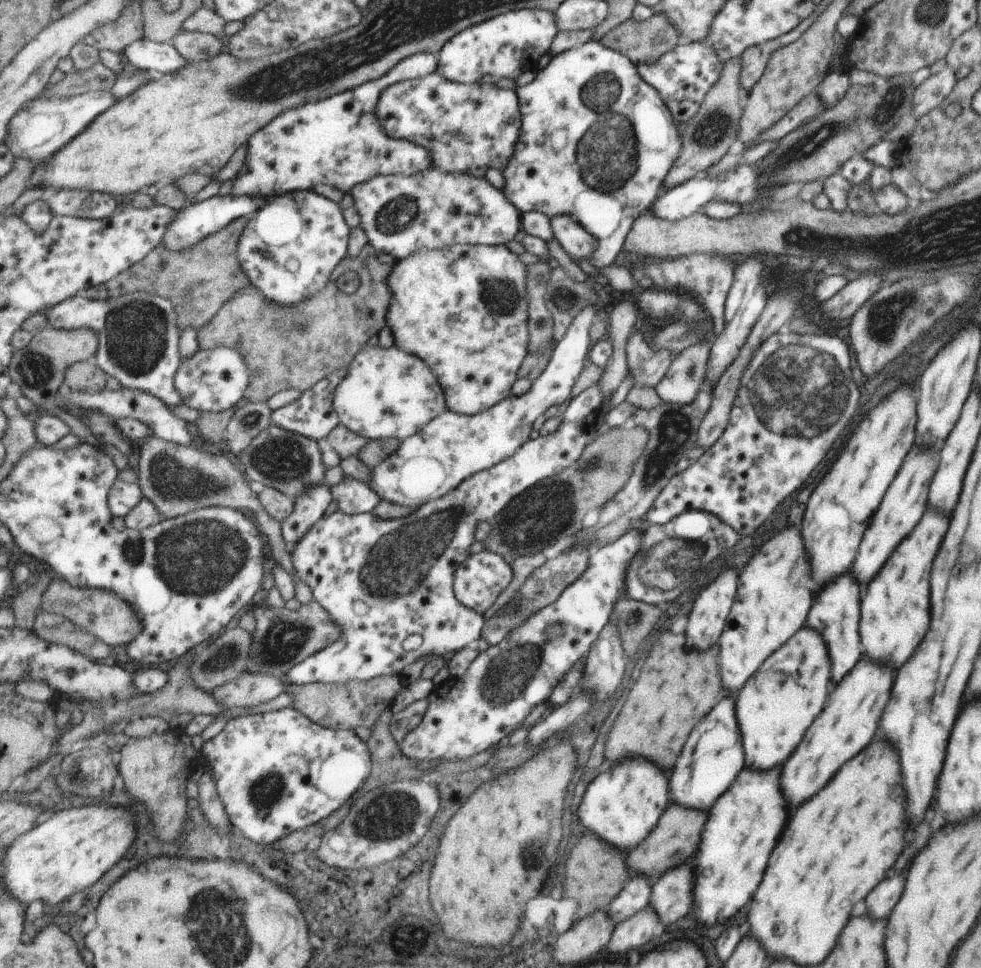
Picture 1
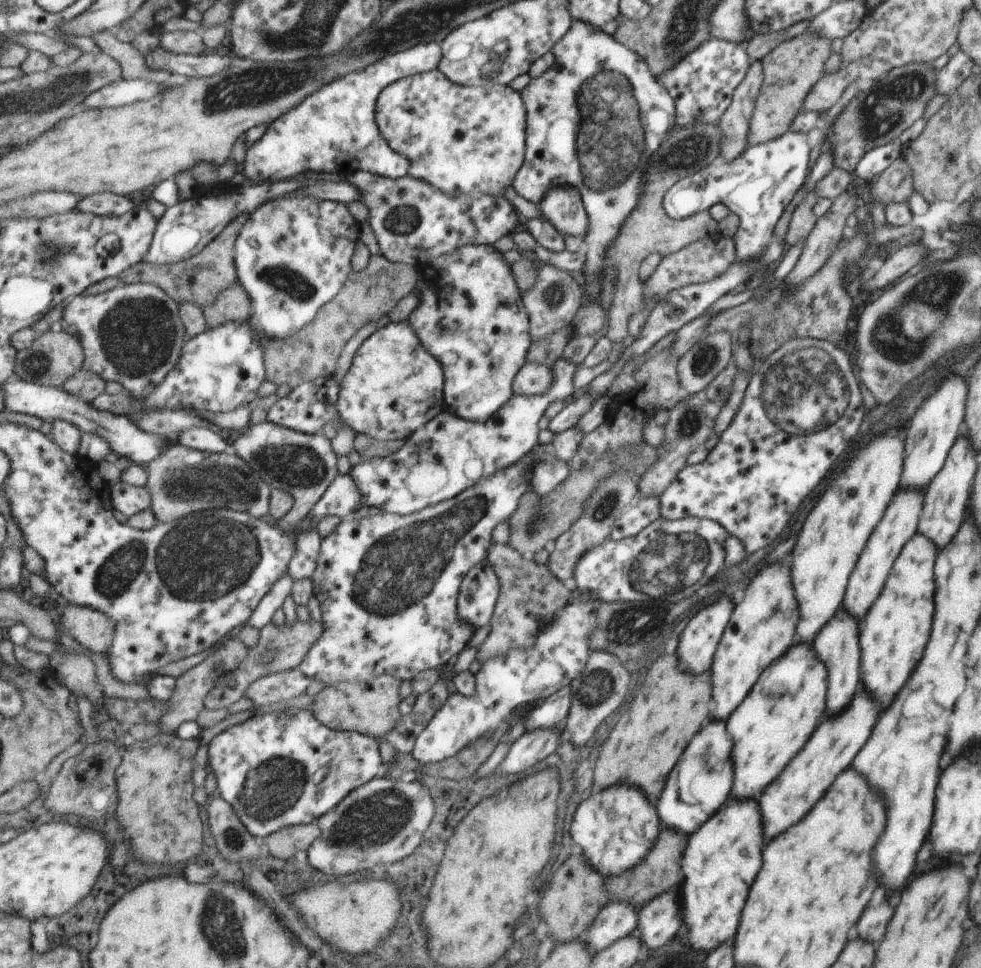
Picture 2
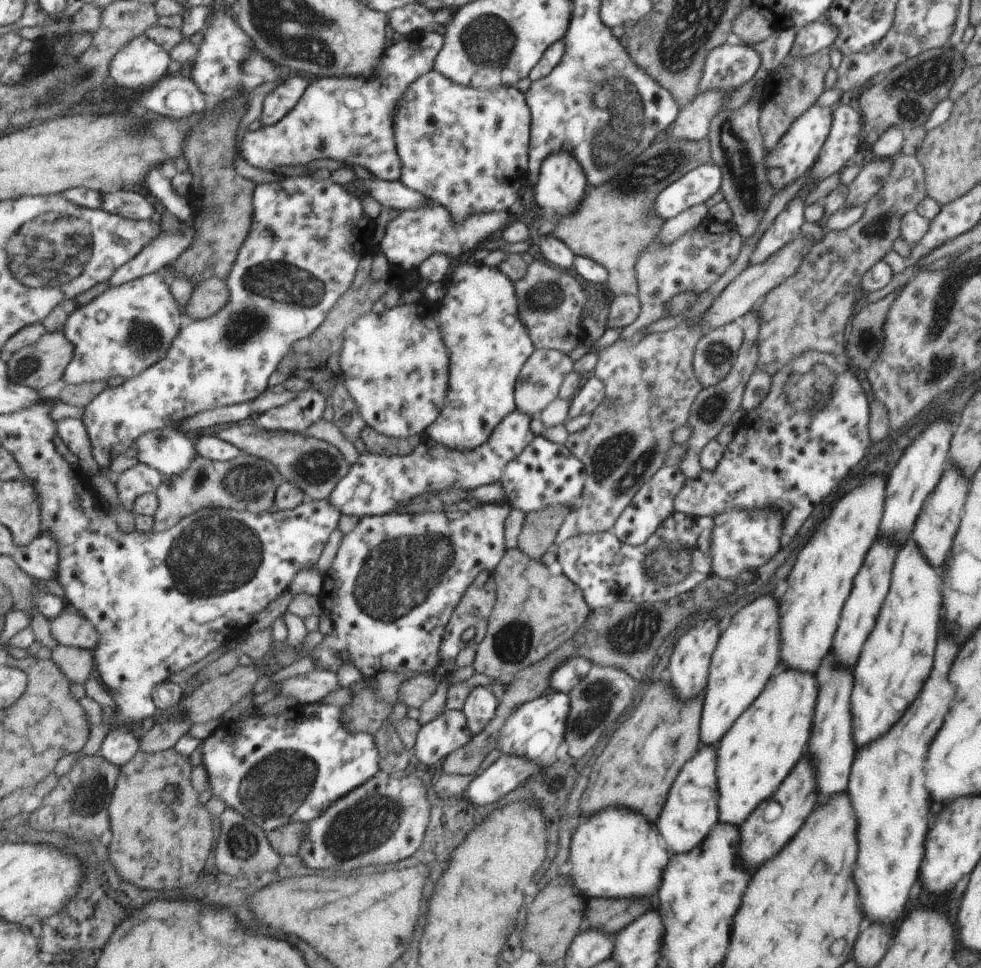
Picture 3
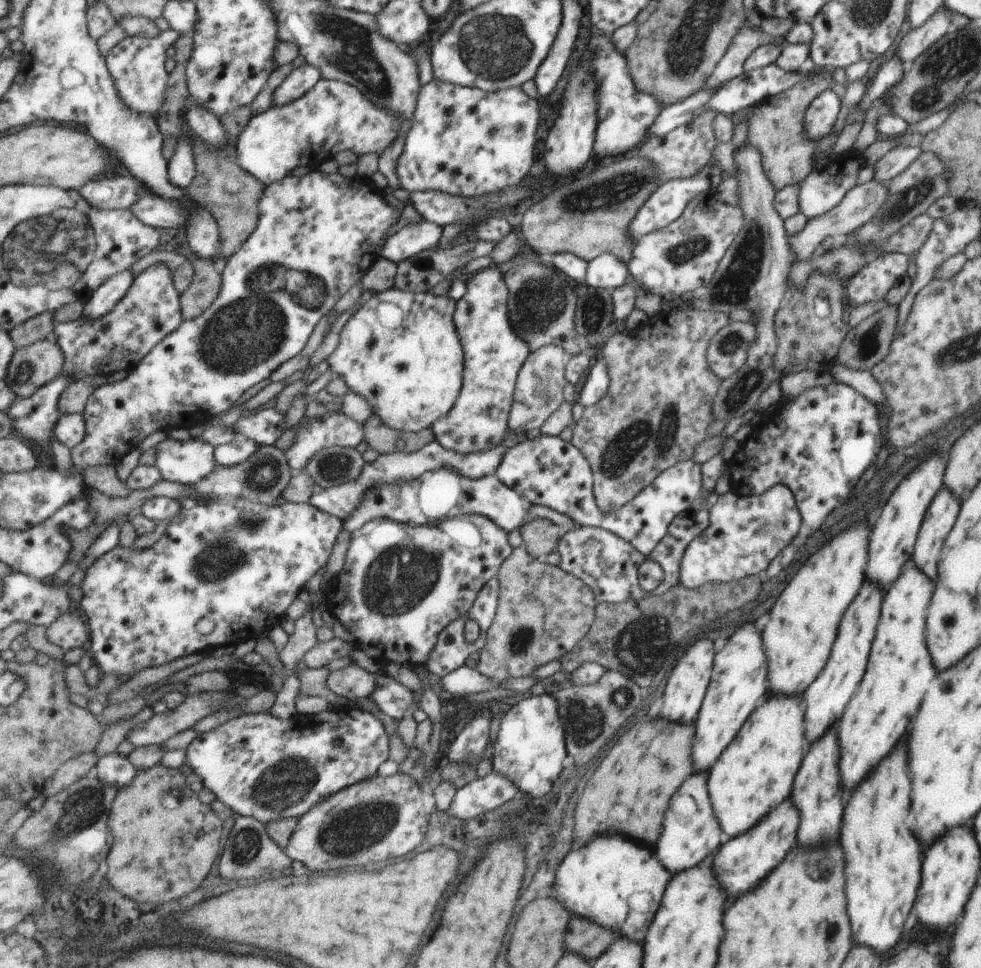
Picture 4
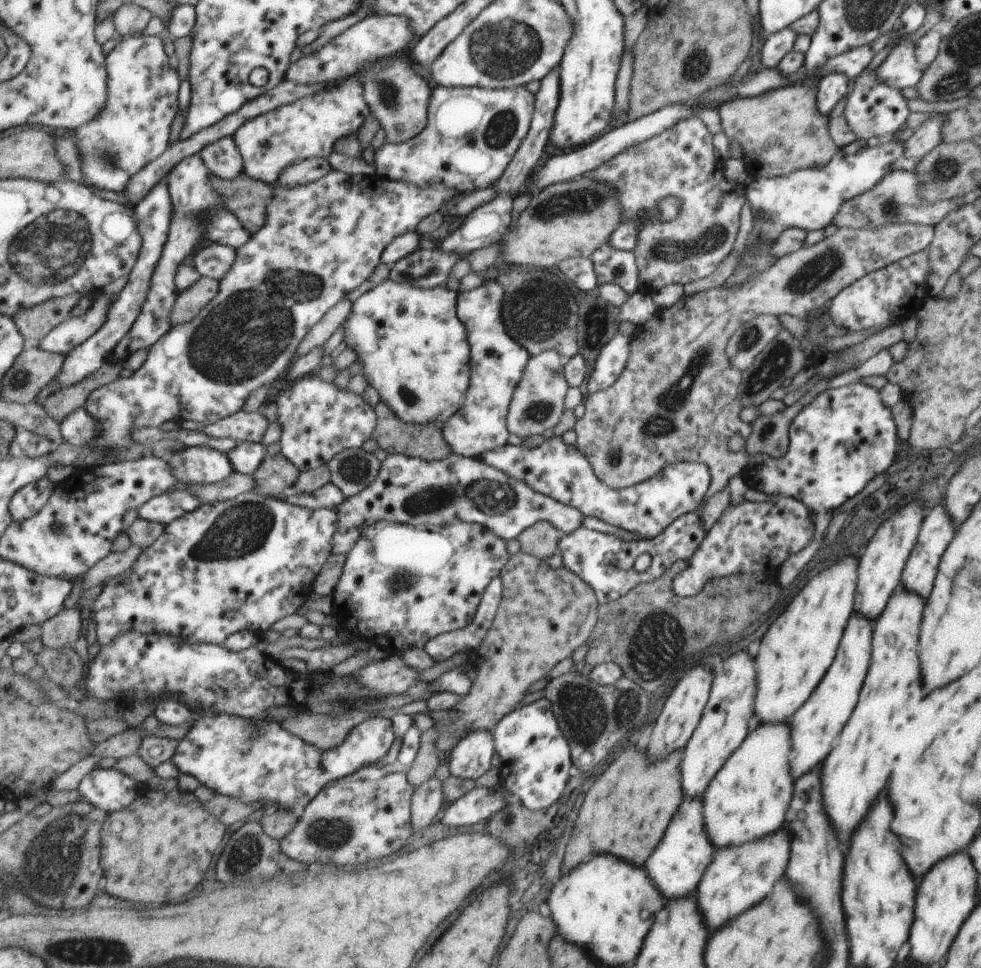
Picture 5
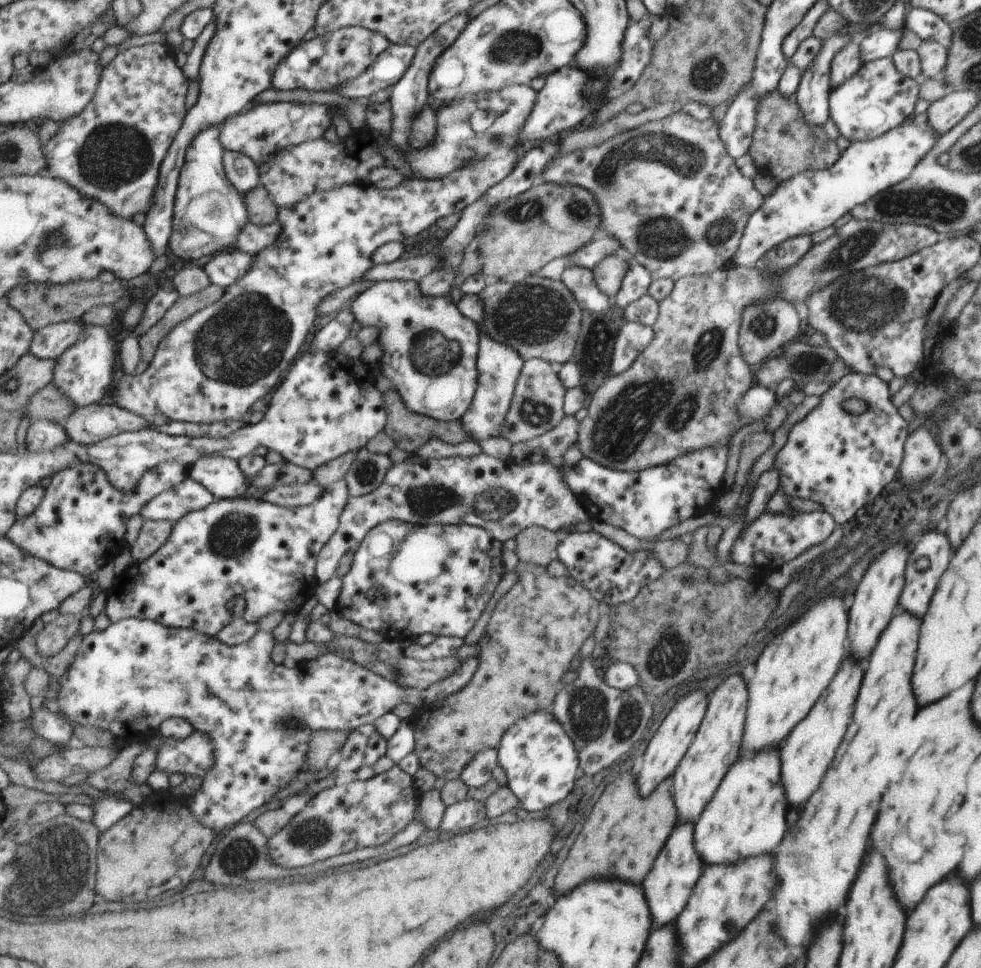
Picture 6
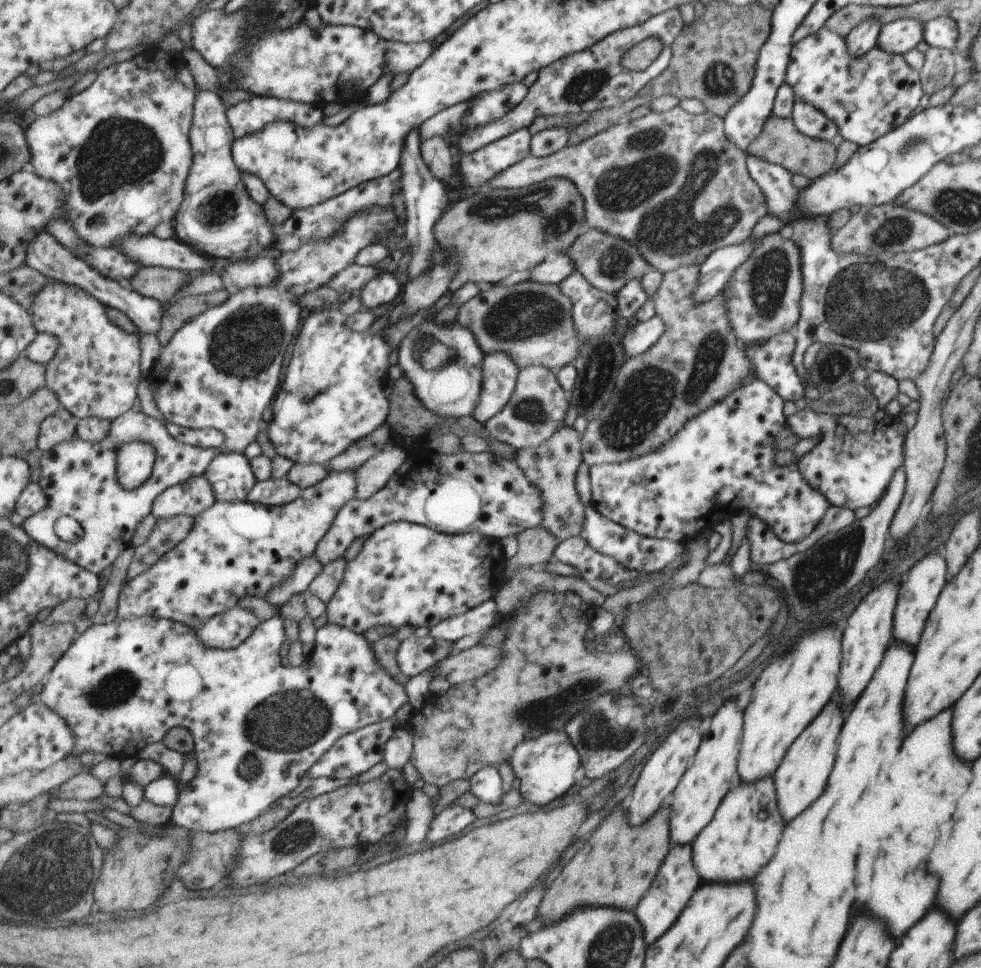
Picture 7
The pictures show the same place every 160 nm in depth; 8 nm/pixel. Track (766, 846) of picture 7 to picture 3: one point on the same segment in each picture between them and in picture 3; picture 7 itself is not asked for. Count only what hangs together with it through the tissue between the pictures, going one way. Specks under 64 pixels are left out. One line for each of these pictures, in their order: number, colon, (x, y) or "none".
3: (762, 747)
4: (754, 774)
5: (747, 799)
6: (747, 817)

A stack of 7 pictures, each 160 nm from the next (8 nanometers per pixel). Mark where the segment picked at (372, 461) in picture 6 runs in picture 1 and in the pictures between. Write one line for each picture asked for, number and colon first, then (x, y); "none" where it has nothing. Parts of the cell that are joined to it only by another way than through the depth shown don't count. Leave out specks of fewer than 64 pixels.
1: (278, 458)
2: (304, 465)
3: (317, 467)
4: (335, 465)
5: (352, 470)

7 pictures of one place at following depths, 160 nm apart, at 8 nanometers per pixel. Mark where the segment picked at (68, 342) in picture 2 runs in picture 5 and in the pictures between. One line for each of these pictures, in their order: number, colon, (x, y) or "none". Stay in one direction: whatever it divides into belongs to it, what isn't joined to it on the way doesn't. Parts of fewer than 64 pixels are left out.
3: (38, 366)
4: (32, 367)
5: (35, 368)

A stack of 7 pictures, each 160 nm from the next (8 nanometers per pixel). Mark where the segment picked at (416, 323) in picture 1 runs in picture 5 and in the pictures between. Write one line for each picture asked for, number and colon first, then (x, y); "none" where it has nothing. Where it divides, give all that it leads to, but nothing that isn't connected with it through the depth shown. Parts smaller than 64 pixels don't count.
2: (470, 318)
3: (488, 344)
4: (493, 352)
5: (480, 426)

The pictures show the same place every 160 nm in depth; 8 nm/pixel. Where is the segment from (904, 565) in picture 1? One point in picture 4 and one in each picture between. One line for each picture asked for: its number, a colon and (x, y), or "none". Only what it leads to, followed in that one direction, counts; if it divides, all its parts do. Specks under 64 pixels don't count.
2: (891, 636)
3: (895, 659)
4: (899, 670)

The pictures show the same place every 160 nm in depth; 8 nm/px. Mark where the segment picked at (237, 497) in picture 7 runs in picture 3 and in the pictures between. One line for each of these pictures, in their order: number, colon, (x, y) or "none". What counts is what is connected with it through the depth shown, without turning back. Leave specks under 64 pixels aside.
3: (168, 450)
4: (186, 462)
5: (203, 465)
6: (222, 476)

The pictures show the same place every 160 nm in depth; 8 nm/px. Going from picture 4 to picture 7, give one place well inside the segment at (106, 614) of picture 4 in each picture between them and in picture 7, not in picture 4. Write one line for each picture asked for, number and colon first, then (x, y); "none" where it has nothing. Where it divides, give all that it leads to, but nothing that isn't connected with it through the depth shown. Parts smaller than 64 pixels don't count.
5: (237, 565)
6: (267, 554)
7: (235, 549)

